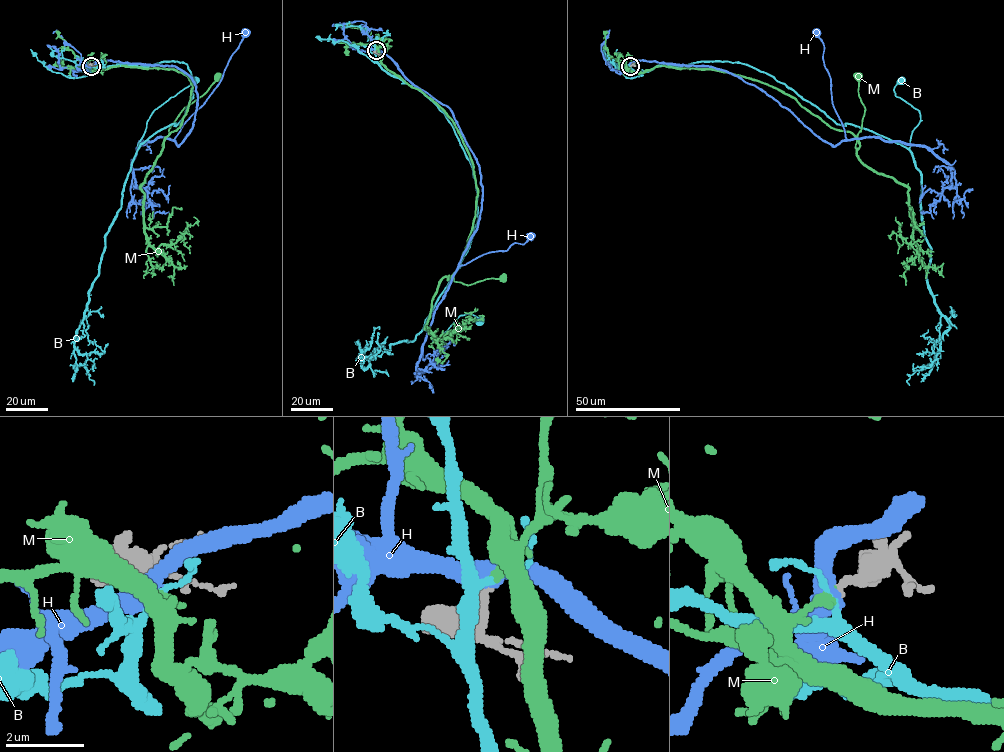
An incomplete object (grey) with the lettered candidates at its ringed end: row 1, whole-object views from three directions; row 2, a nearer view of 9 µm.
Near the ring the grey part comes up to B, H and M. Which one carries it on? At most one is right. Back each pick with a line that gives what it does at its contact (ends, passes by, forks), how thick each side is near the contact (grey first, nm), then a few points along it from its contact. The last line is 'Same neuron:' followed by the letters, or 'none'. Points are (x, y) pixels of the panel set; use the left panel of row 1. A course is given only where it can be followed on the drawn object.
M: it ends; calibres 320 and 200 nm; course (91, 66), (95, 72), (135, 66), (186, 75), (190, 101), (181, 125), (166, 136), (219, 76)
Same neuron: M

